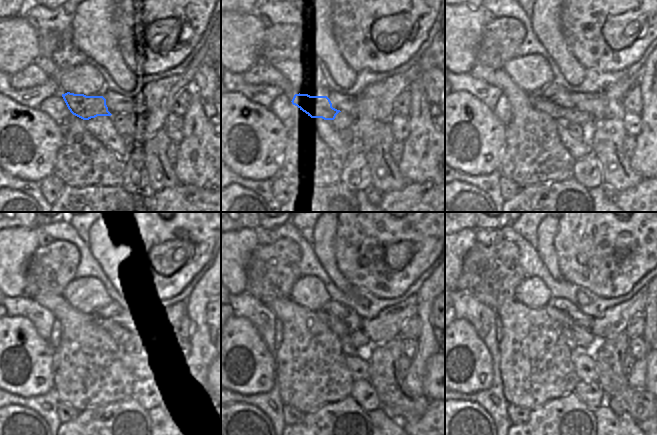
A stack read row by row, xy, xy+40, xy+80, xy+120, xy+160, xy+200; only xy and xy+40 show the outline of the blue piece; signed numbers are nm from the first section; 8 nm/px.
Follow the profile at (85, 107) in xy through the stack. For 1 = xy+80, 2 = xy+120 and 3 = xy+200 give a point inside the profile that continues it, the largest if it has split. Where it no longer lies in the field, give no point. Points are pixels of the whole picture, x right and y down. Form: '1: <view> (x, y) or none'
1: xy+80 (544, 104)
2: xy+120 (113, 328)
3: xy+200 (562, 319)

